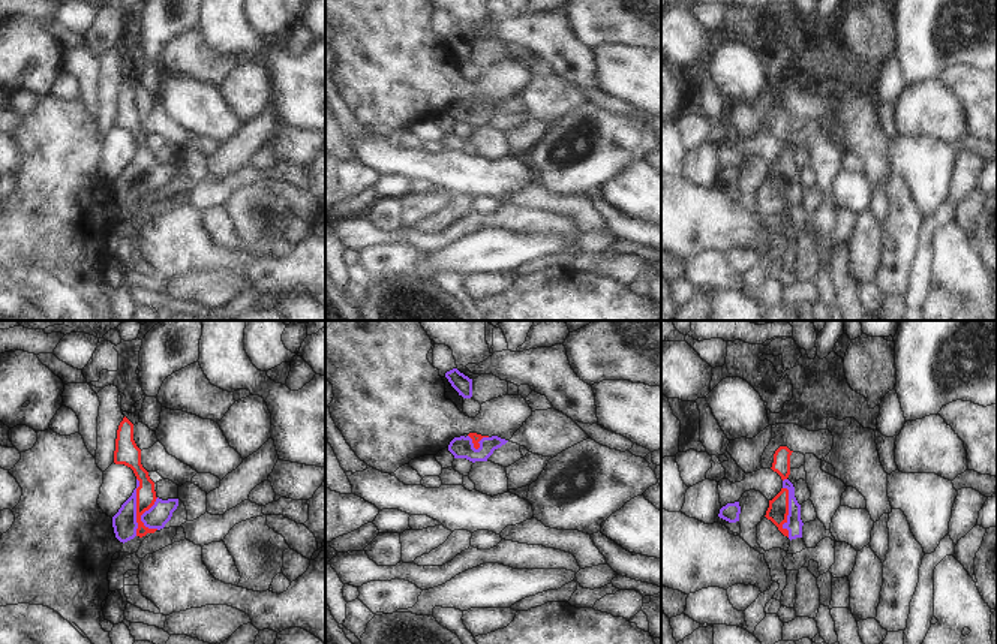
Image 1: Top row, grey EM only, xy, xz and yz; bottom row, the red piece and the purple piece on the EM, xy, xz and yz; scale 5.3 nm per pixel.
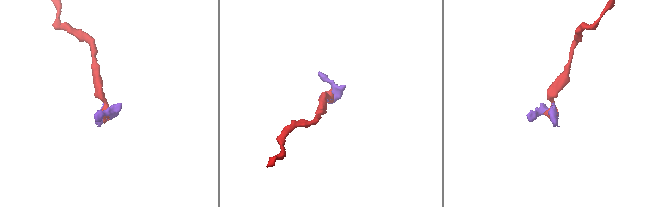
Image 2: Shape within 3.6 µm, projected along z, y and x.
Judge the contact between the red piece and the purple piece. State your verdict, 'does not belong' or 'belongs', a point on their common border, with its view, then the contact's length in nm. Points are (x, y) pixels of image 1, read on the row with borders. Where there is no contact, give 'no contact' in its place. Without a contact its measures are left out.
belongs; contact xy (137, 506); length 320 nm

